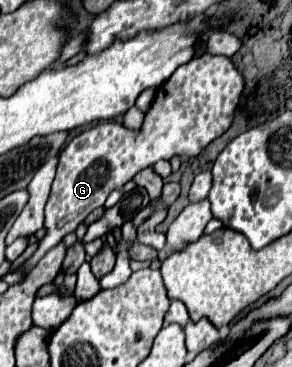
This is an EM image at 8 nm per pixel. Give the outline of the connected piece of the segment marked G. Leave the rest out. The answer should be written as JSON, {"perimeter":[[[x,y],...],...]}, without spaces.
{"perimeter":[[[197,54],[187,64],[179,66],[171,74],[171,78],[157,88],[153,108],[151,108],[149,114],[145,114],[145,122],[143,122],[141,132],[131,132],[123,124],[117,124],[117,122],[95,124],[95,126],[79,132],[65,146],[65,150],[59,156],[57,174],[55,174],[53,188],[51,188],[51,196],[49,196],[47,206],[45,206],[45,228],[47,228],[47,236],[39,242],[39,248],[35,250],[35,254],[17,268],[17,272],[29,272],[53,246],[57,246],[61,242],[61,238],[65,234],[75,232],[75,228],[87,218],[89,212],[93,212],[95,208],[103,206],[105,200],[107,200],[107,196],[115,188],[123,188],[123,184],[129,182],[145,166],[153,166],[161,158],[169,160],[175,154],[187,156],[187,158],[197,156],[211,140],[219,138],[231,126],[235,108],[239,104],[241,90],[243,90],[243,76],[237,72],[237,68],[233,66],[233,62],[227,56]]]}

